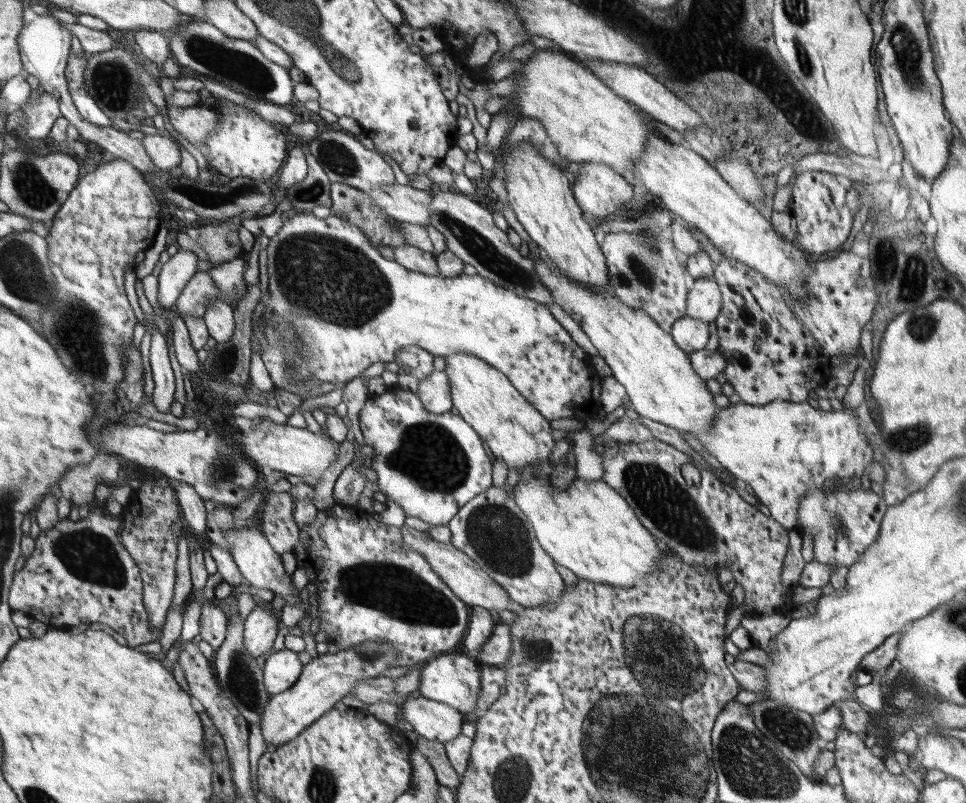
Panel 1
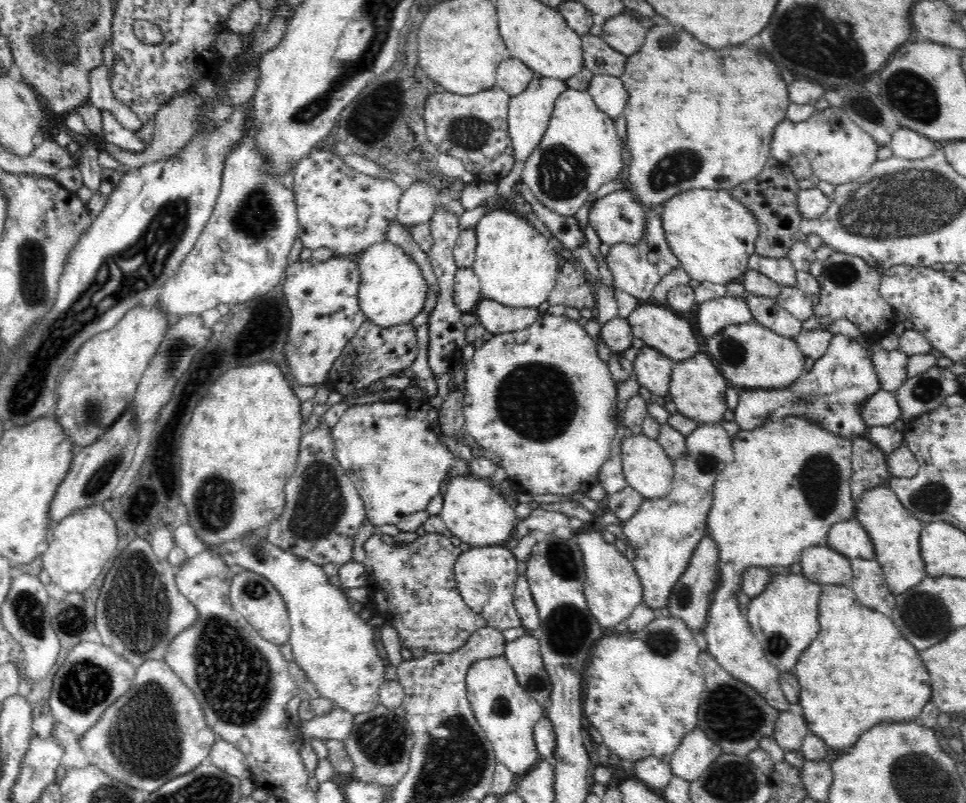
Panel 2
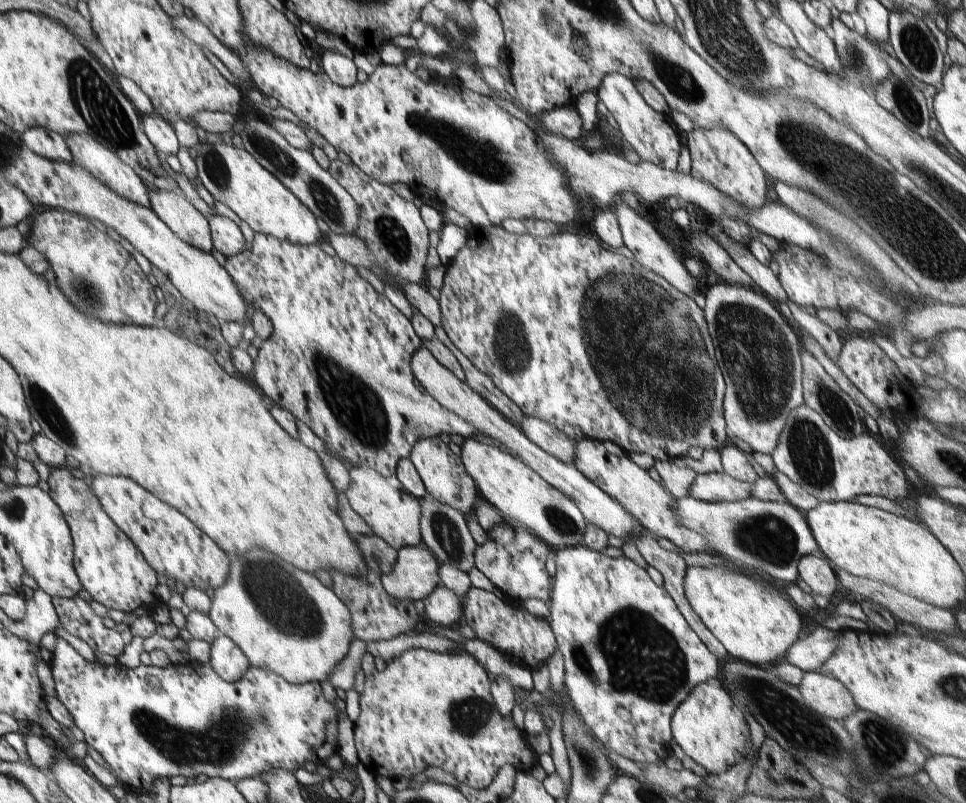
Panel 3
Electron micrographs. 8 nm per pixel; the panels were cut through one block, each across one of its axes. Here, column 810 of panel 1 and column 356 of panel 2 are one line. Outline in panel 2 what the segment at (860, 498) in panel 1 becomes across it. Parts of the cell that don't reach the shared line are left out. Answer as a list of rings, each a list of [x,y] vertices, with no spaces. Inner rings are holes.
[[[320,422],[320,428],[308,432],[300,440],[300,460],[284,488],[284,496],[284,512],[270,524],[266,540],[318,566],[348,564],[356,534],[366,520],[366,508],[354,482],[344,474],[336,460],[332,430],[326,422]]]

